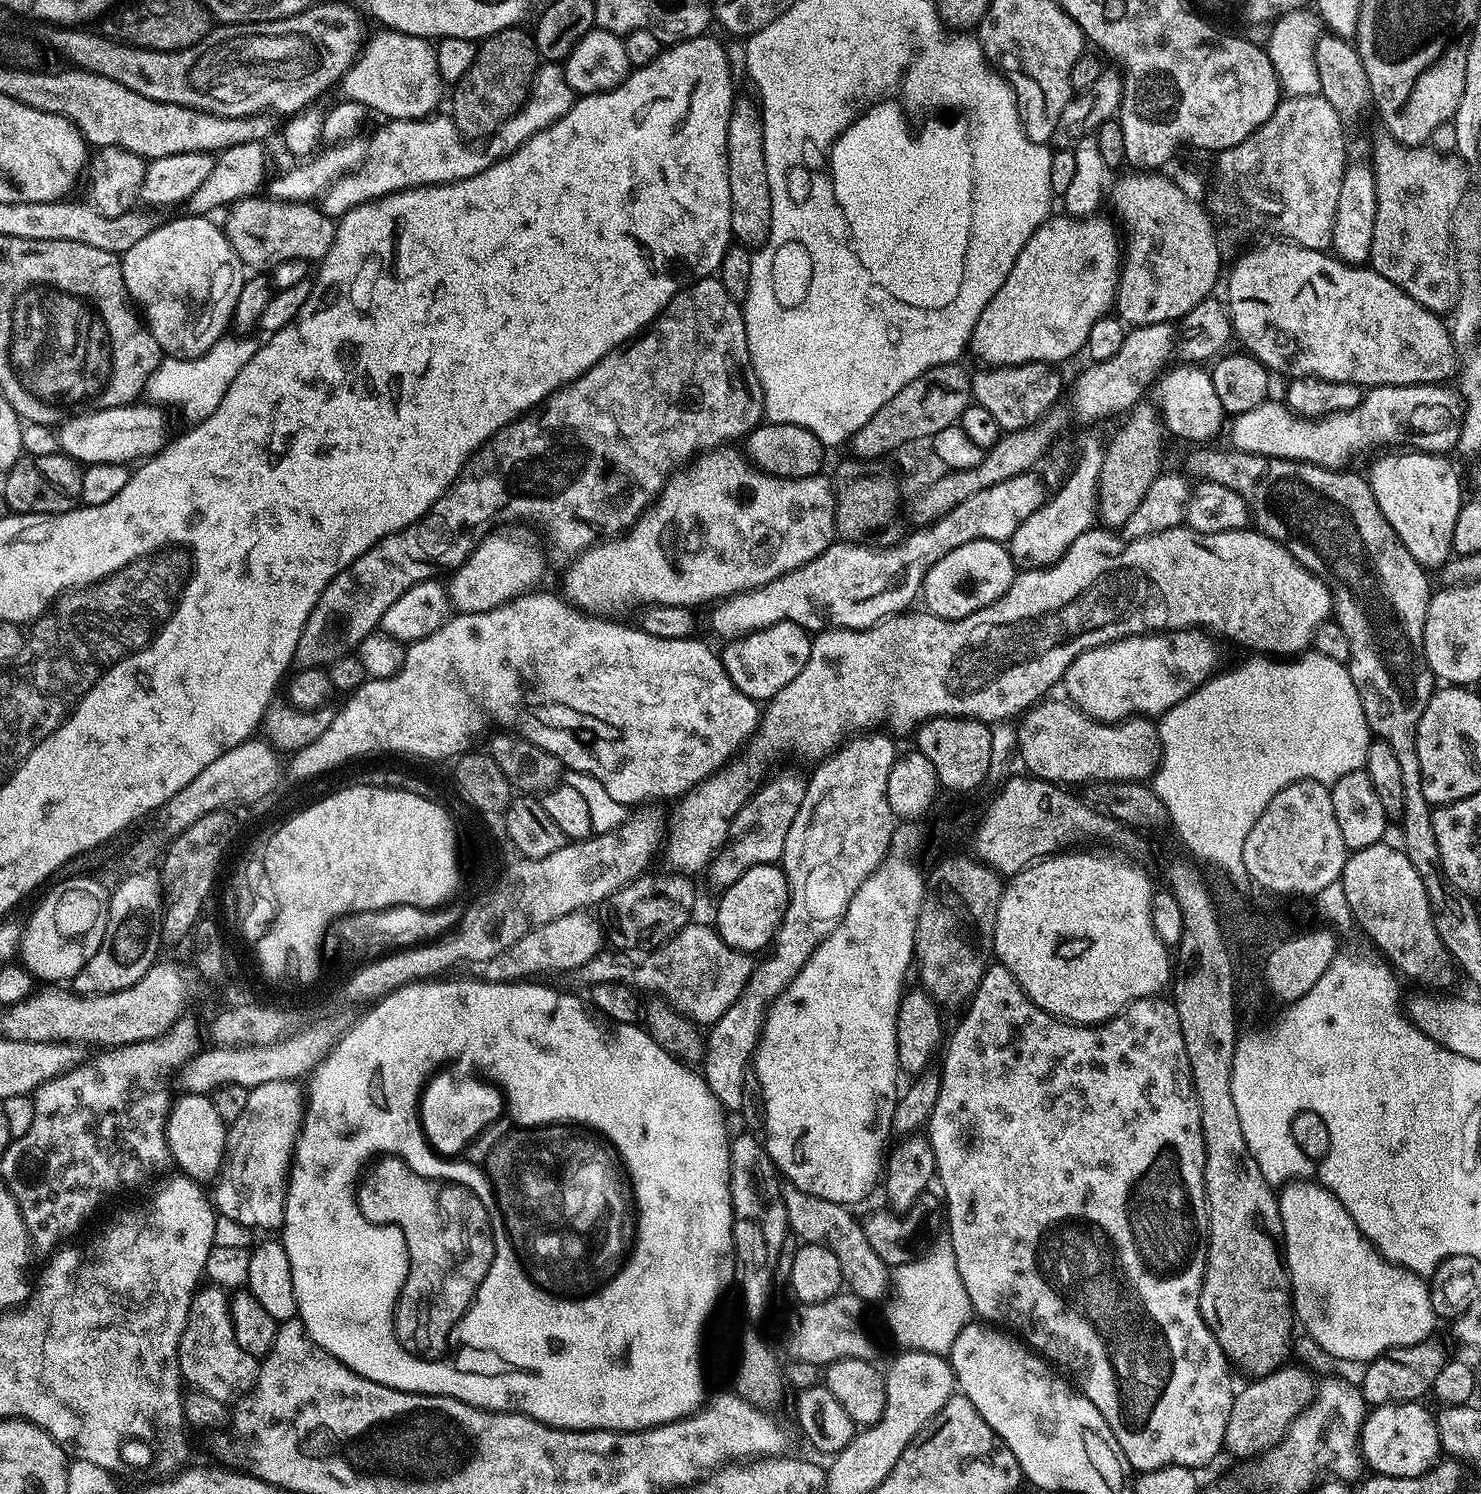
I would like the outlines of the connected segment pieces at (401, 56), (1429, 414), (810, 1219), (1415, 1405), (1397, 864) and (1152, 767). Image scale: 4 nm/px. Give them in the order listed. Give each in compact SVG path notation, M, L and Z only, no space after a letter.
M379 30L372 37L365 39L363 41L362 47L360 48L358 55L352 61L351 66L344 72L344 79L340 81L338 88L339 91L342 90L343 99L353 100L359 104L363 104L365 109L371 110L372 108L376 112L381 112L384 118L388 120L418 120L422 116L427 116L429 114L435 113L437 111L436 103L440 100L440 88L442 89L442 81L440 75L438 74L438 62L436 61L436 50L435 47L425 37L423 36L411 36L405 32L397 32L395 30Z
M1380 384L1376 388L1369 388L1363 393L1360 405L1357 408L1351 408L1345 412L1336 412L1331 416L1321 418L1301 418L1297 416L1287 403L1276 403L1266 399L1263 404L1254 406L1252 410L1246 410L1245 413L1233 415L1230 420L1230 428L1232 424L1232 444L1231 447L1237 452L1249 452L1250 454L1258 454L1259 456L1273 456L1274 458L1282 458L1283 460L1302 460L1305 464L1320 464L1324 468L1343 469L1352 460L1352 456L1356 456L1359 452L1368 452L1371 448L1376 448L1379 444L1392 444L1388 446L1407 446L1409 449L1418 452L1434 452L1437 454L1448 454L1455 449L1459 440L1459 428L1461 418L1461 399L1459 395L1448 386L1440 384Z
M785 1181L781 1183L780 1194L783 1198L783 1205L786 1208L786 1216L788 1227L794 1236L798 1236L798 1240L807 1244L820 1244L825 1246L838 1259L839 1268L842 1270L843 1285L847 1291L854 1293L865 1302L871 1302L876 1296L883 1297L886 1292L886 1285L888 1282L888 1266L884 1264L873 1247L870 1246L866 1239L863 1223L851 1213L853 1212L849 1207L843 1204L828 1202L825 1199L818 1199L816 1195L806 1194L802 1190L798 1190L792 1183Z
M1420 1402L1381 1404L1365 1415L1364 1425L1360 1428L1360 1455L1373 1473L1381 1476L1420 1476L1437 1463L1442 1449L1436 1417L1422 1405Z
M1388 842L1355 849L1338 882L1344 887L1347 911L1352 911L1357 926L1365 932L1361 933L1401 977L1409 976L1424 990L1446 990L1442 988L1455 982L1458 969L1434 930L1426 886L1404 851L1391 848Z
M1045 698L1019 717L1016 728L1018 756L1037 780L1051 780L1061 786L1083 786L1094 780L1135 780L1144 782L1160 766L1160 729L1151 719L1137 714L1119 722L1093 720L1067 699Z

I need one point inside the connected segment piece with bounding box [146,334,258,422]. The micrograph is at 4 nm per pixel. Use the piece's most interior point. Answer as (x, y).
(195, 386)

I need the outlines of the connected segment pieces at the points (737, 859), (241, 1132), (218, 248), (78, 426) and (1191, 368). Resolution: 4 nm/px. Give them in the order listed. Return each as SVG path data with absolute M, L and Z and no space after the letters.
M780 772L772 781L761 783L755 794L738 810L728 825L728 841L717 853L710 865L712 880L717 889L729 888L746 870L759 864L776 864L783 857L786 833L794 826L794 817L802 798L806 798L807 779L796 772Z
M295 1080L262 1082L262 1086L251 1089L246 1098L246 1110L231 1121L228 1128L228 1141L224 1143L224 1163L214 1177L216 1189L211 1189L215 1211L226 1218L232 1218L242 1226L253 1230L259 1228L283 1229L284 1199L288 1189L288 1174L294 1163L296 1138L300 1132L304 1104L299 1085Z
M183 215L169 224L157 223L152 232L142 238L142 242L134 242L134 246L130 246L130 250L122 256L122 274L126 290L138 305L154 342L164 340L164 332L172 332L172 316L180 316L180 308L195 308L196 304L199 304L200 292L220 290L224 295L228 292L242 294L246 279L245 264L232 249L223 227L219 223L215 224L208 216Z
M149 403L126 404L123 408L80 410L69 415L58 428L58 448L65 457L76 452L76 462L87 466L114 462L128 464L151 458L164 447L164 418L157 407Z
M1192 362L1179 363L1173 363L1167 370L1161 371L1155 381L1156 404L1160 407L1159 419L1169 433L1172 431L1174 435L1181 436L1184 440L1208 442L1204 440L1210 439L1223 424L1224 427L1226 424L1226 413L1217 391L1214 390L1211 371Z

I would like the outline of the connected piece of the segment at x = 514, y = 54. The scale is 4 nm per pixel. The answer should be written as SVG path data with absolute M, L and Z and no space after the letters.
M517 26L489 36L477 47L474 66L451 89L450 115L461 137L469 136L472 142L479 141L479 136L489 137L523 106L538 67L536 41L524 30Z

